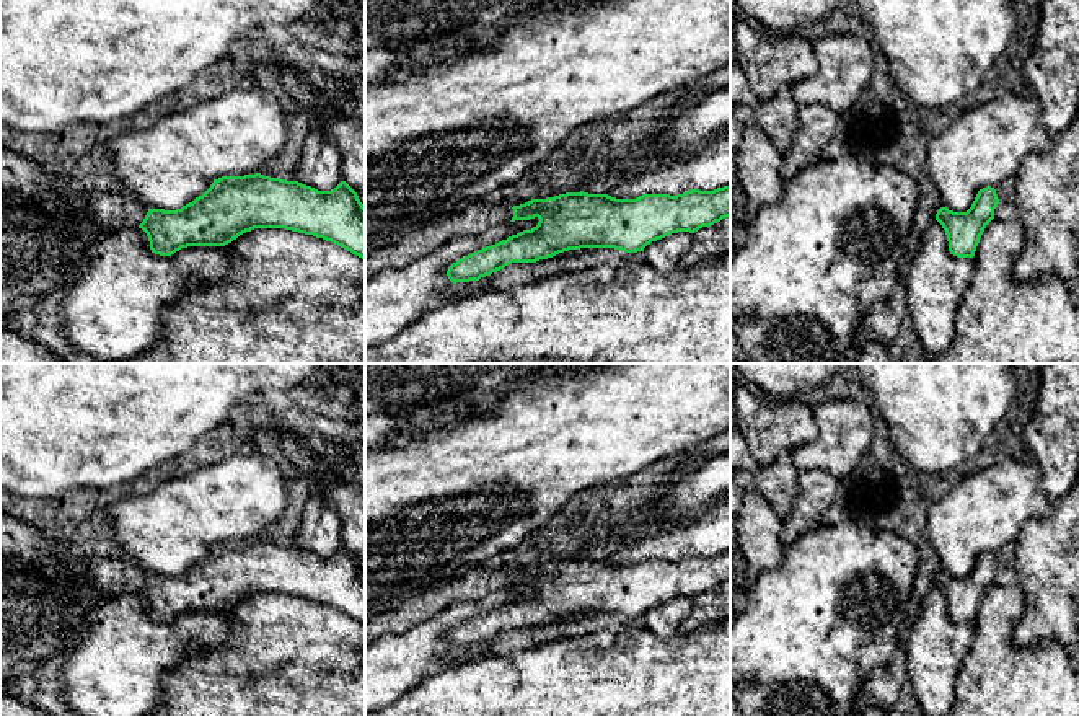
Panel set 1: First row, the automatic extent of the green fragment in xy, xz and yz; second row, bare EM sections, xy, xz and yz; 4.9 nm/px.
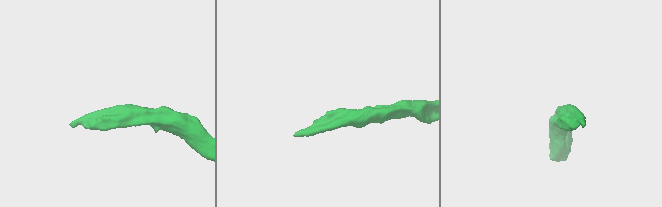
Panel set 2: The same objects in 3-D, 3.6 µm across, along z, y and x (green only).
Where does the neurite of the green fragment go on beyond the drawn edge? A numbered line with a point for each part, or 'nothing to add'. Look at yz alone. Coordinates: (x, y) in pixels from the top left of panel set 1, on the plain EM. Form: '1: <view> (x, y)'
nothing to add

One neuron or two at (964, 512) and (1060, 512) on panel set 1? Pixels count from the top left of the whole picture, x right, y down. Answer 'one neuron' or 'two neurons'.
two neurons

